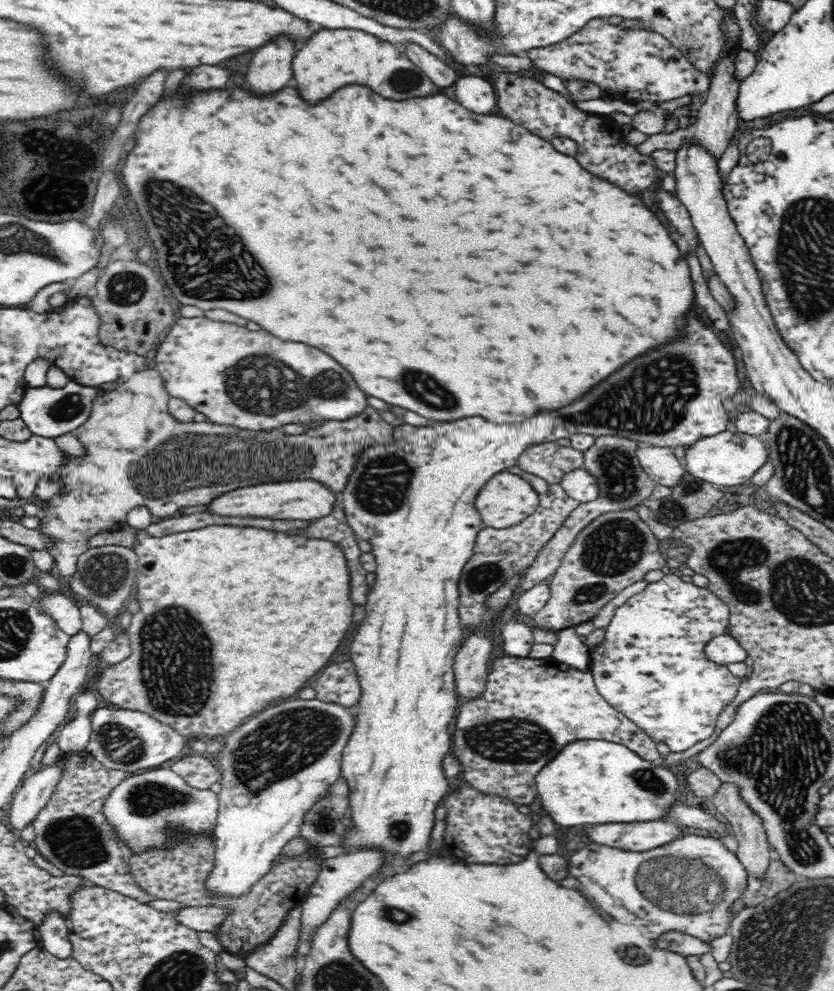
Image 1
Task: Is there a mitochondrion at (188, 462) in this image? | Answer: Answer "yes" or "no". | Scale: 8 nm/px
yes

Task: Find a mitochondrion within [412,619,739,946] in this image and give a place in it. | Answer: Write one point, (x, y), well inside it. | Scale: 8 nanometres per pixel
(689, 882)

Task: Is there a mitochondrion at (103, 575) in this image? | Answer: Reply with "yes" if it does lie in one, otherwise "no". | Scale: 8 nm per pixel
yes

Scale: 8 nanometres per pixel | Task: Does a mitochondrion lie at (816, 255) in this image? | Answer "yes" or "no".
yes

